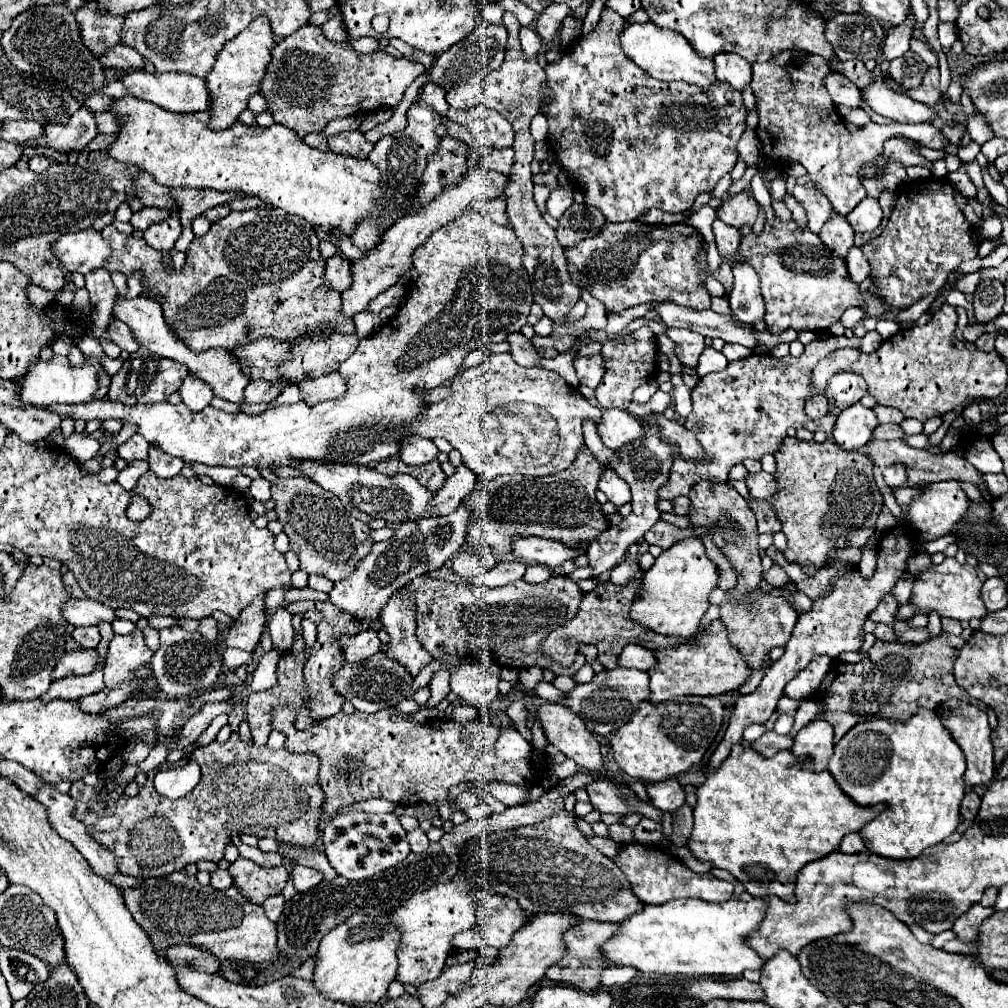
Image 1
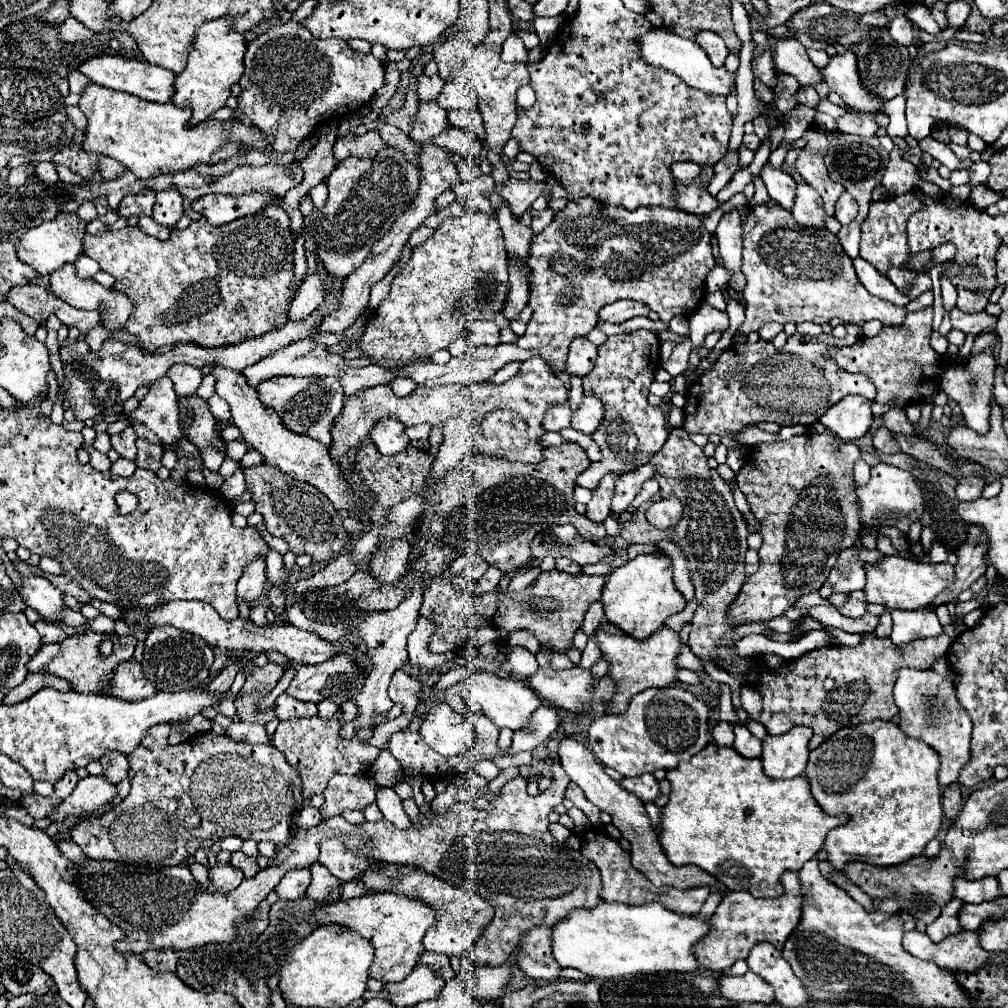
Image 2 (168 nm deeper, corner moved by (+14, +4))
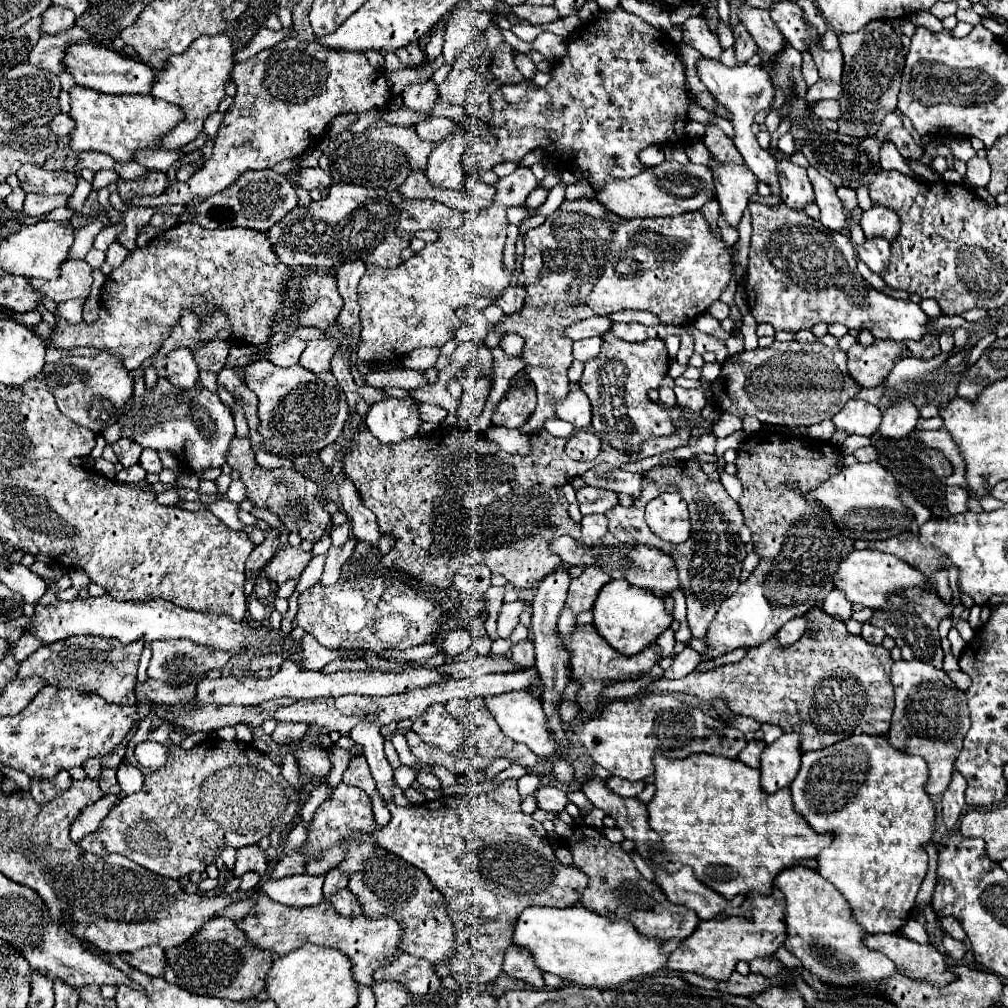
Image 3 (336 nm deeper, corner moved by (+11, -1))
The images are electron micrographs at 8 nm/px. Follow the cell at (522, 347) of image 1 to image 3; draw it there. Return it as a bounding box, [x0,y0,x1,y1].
[455,309,489,343]

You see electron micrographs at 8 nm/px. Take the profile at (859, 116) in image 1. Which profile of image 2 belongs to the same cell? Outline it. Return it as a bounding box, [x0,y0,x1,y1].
[836,112,878,136]

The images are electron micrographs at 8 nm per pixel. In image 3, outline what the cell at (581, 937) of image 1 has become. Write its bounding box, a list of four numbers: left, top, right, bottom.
[503,945,545,989]

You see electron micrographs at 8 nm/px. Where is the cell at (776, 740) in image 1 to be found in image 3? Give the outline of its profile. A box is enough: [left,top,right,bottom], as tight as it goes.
[739,739,765,767]

